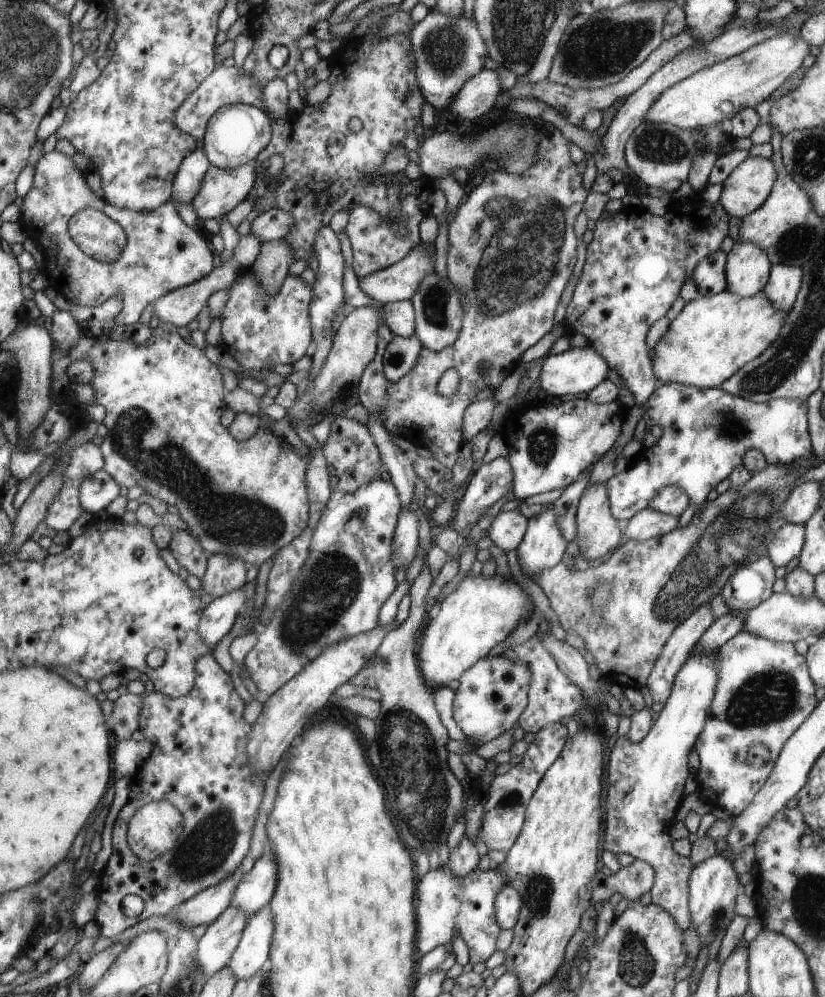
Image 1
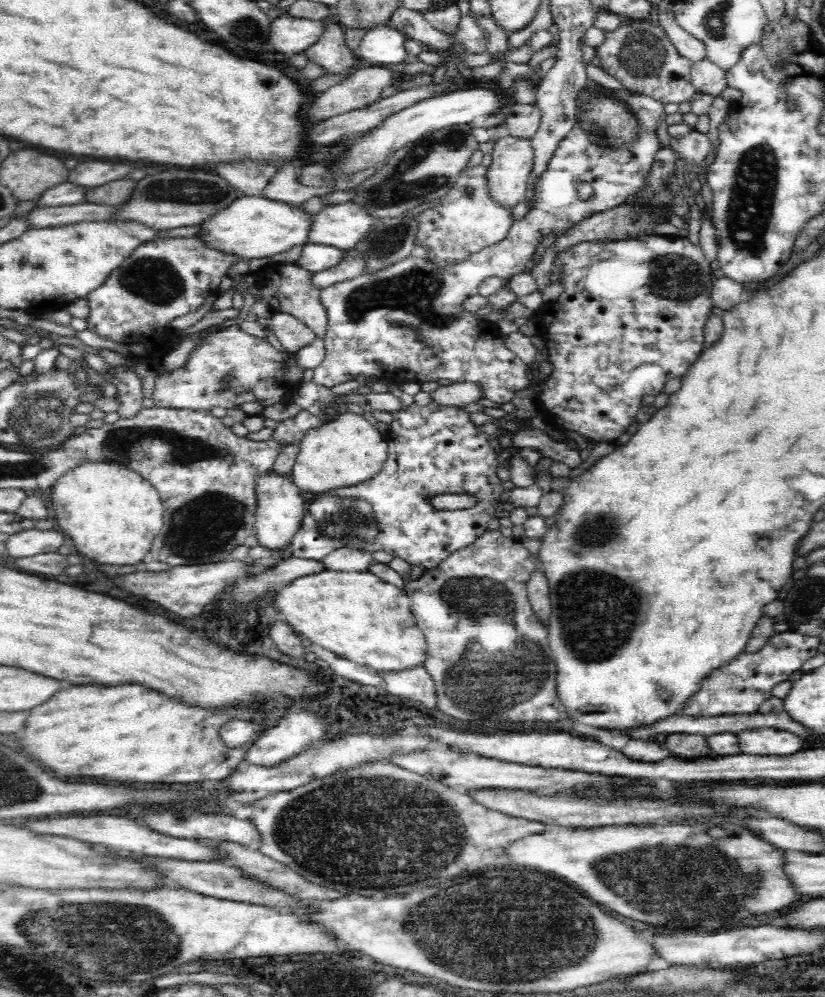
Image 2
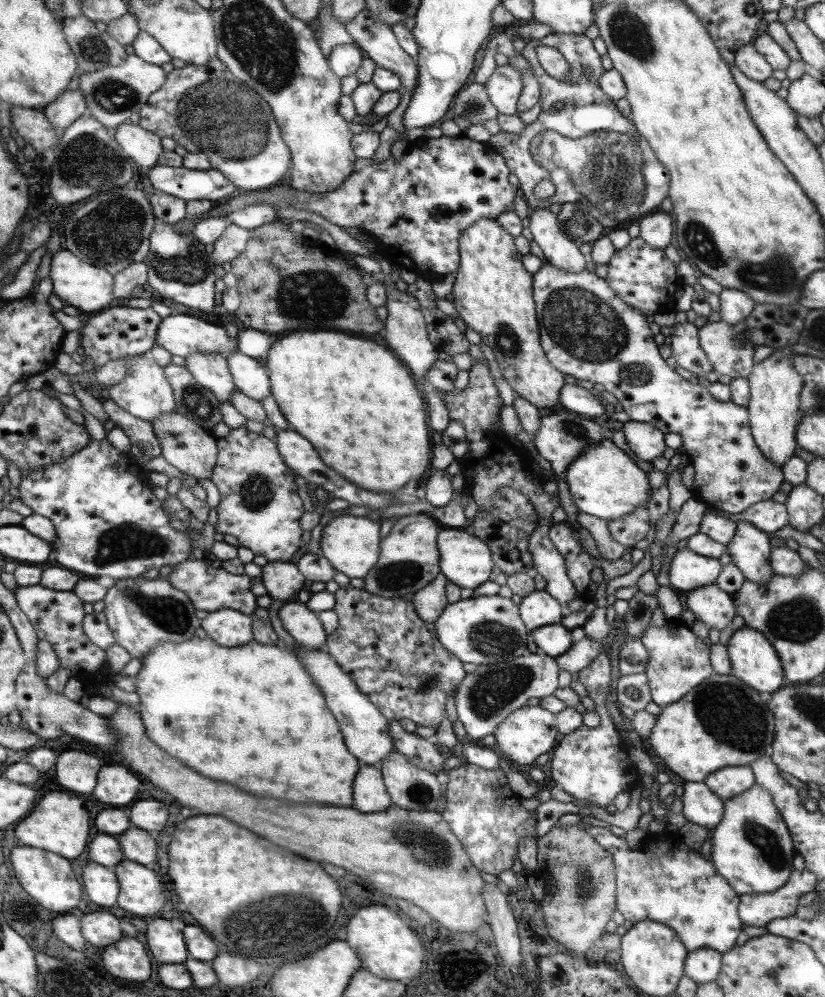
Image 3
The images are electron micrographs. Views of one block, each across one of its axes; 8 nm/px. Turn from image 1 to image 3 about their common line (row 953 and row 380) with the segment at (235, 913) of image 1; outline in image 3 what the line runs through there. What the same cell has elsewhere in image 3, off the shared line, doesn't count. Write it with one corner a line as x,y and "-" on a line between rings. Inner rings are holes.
193,352
185,356
185,369
219,402
229,402
231,390
236,388
233,385
225,357
219,354

